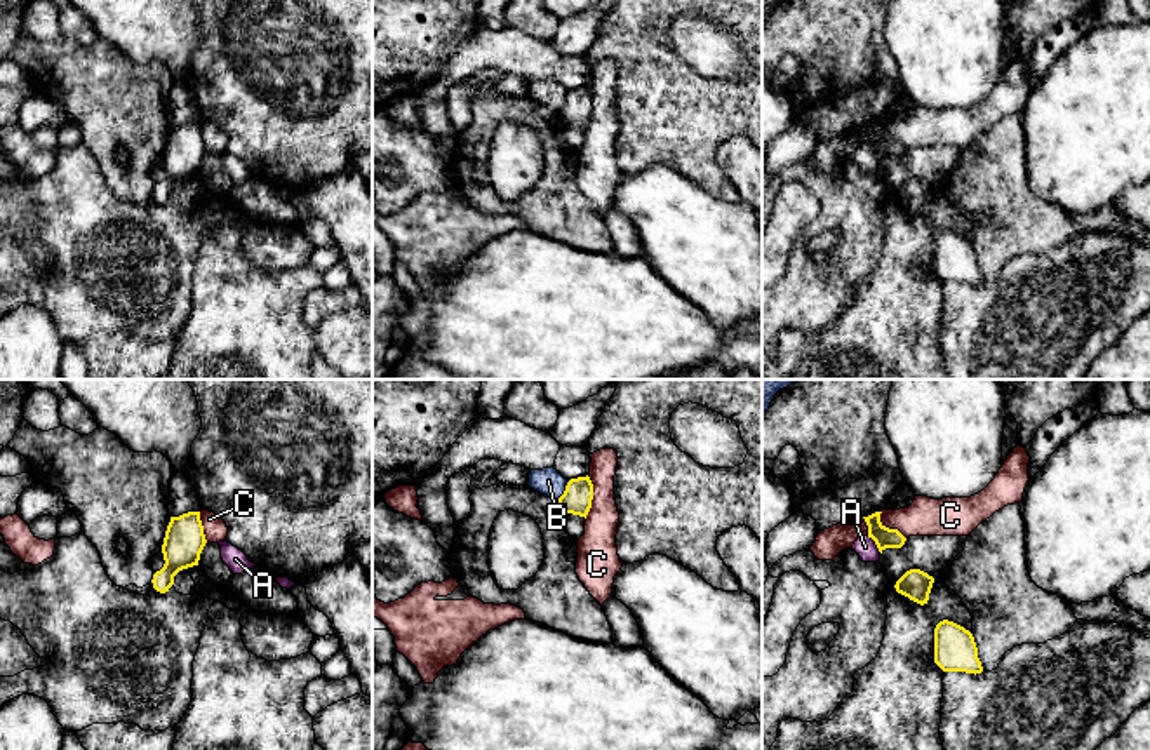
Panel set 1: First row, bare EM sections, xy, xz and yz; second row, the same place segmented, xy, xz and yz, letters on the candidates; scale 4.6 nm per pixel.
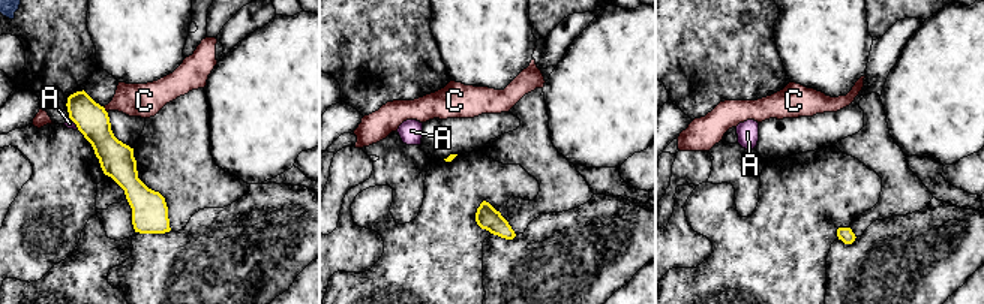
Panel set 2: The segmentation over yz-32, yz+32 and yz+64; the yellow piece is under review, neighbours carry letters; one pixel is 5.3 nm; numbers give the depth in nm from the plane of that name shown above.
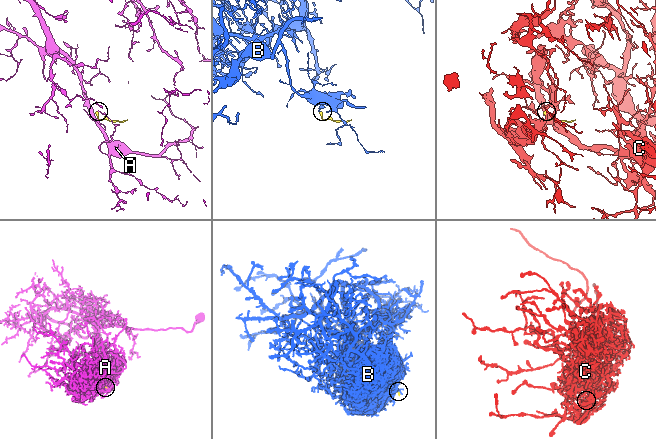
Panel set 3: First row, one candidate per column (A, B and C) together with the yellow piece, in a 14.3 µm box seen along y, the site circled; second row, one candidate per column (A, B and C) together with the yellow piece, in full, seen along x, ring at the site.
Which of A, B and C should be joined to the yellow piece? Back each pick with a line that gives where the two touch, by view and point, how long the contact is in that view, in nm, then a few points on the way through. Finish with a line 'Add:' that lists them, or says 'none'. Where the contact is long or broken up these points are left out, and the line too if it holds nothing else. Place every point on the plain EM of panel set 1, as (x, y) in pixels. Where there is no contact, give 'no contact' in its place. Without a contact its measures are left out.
Add: none

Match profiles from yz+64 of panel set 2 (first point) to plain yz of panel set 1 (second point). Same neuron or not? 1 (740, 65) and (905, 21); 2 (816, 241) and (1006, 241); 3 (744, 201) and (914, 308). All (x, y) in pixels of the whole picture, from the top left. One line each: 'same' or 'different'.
1: different
2: different
3: different

